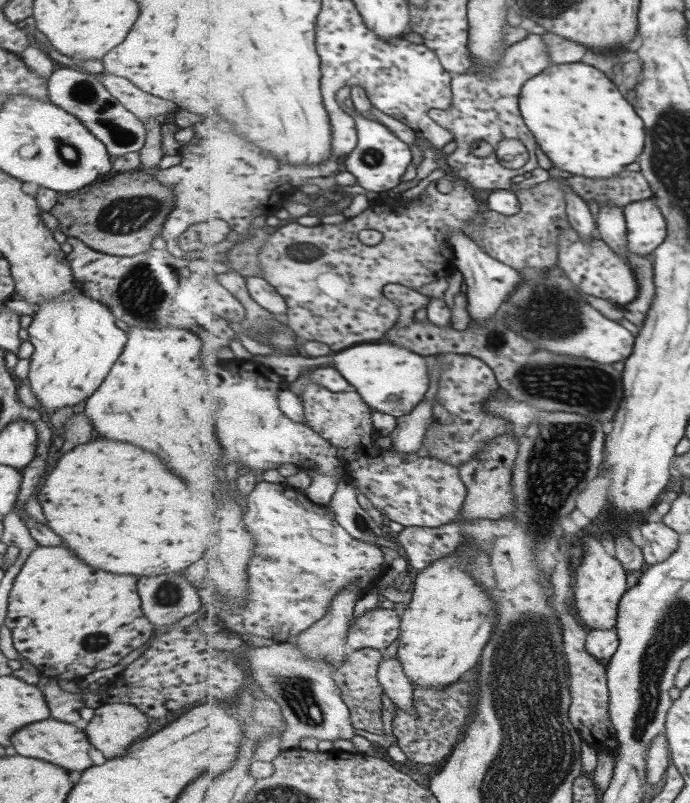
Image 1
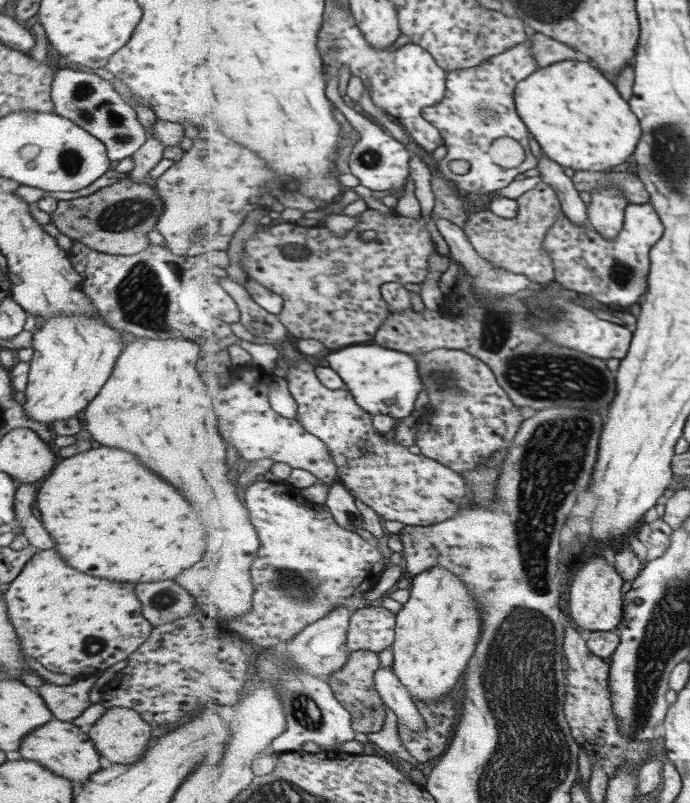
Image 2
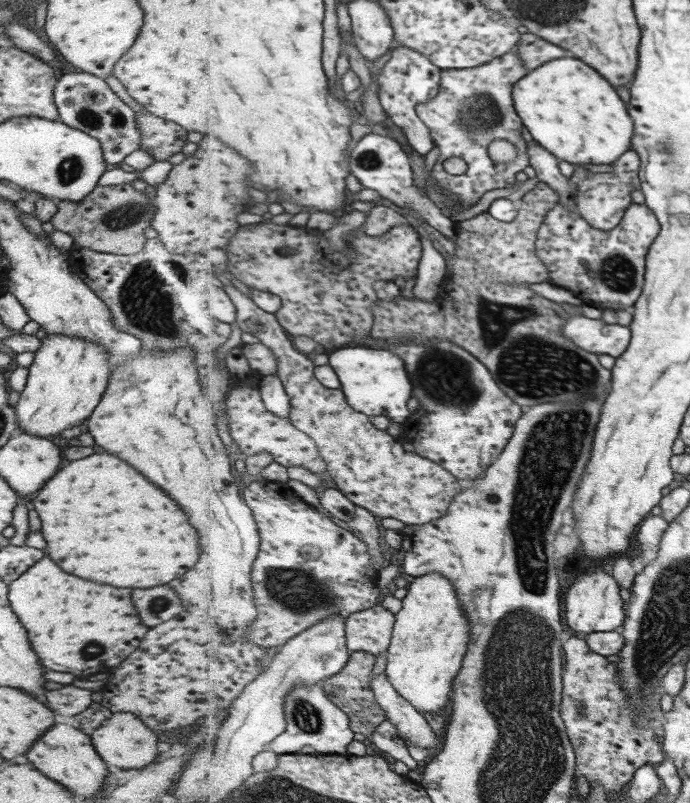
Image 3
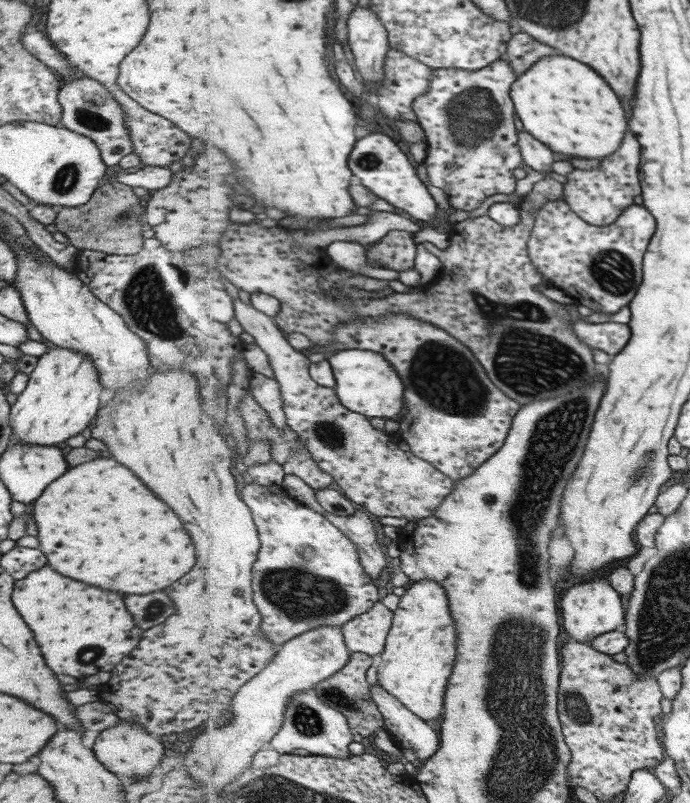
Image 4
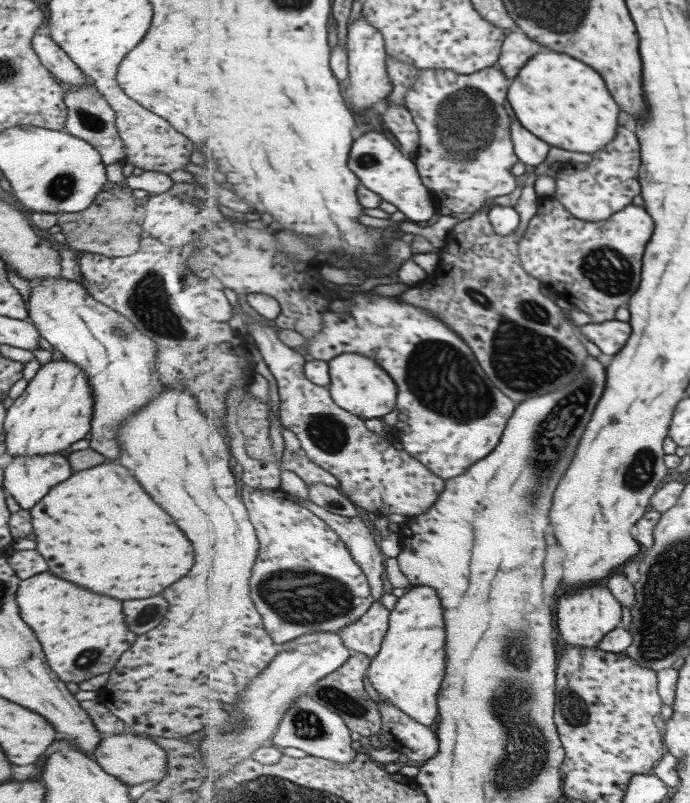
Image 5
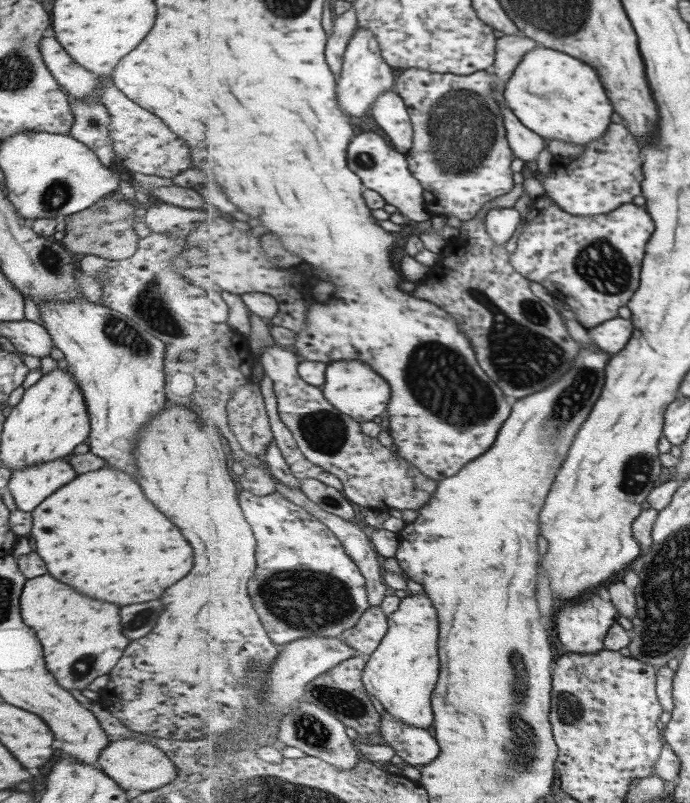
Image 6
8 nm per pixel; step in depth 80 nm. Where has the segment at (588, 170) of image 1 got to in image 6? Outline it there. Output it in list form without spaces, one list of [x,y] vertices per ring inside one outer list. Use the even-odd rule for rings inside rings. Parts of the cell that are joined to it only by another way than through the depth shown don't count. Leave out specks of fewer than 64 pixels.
[[[539,46],[527,53],[504,89],[504,100],[527,128],[547,140],[572,142],[585,148],[606,136],[611,126],[613,104],[590,64],[572,55]]]

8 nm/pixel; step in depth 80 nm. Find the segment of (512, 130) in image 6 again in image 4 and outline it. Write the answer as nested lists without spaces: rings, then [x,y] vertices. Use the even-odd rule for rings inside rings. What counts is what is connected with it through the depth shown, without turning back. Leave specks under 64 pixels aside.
[[[518,132],[520,134],[520,148],[524,156],[524,162],[537,172],[551,174],[555,164],[555,151],[537,140],[530,132]]]

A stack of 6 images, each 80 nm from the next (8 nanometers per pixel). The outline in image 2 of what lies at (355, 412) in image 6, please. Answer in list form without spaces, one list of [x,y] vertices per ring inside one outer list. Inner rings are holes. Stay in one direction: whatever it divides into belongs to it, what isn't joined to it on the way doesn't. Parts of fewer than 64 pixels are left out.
[[[349,346],[349,348],[338,349],[337,352],[324,353],[322,356],[317,356],[317,359],[326,360],[329,367],[339,373],[339,376],[346,382],[346,389],[350,394],[355,395],[355,402],[363,410],[367,410],[372,415],[386,414],[393,416],[397,420],[413,416],[415,402],[419,398],[417,394],[422,393],[424,380],[421,378],[418,362],[415,362],[416,358],[413,358],[412,354],[383,348],[383,346]]]

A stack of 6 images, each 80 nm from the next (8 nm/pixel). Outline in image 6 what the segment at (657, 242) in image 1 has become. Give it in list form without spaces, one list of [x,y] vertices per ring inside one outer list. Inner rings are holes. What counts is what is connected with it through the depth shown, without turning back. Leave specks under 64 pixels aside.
[[[544,196],[533,201],[521,228],[515,254],[511,256],[512,265],[555,294],[558,302],[568,304],[578,322],[588,330],[617,318],[619,308],[628,306],[640,288],[641,266],[656,224],[645,206],[629,203],[609,214],[577,216]],[[599,280],[601,284],[611,284],[611,290],[599,288]]]

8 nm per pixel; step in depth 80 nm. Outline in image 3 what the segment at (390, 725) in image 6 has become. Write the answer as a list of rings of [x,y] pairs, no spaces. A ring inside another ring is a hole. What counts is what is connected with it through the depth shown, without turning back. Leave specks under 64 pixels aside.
[[[387,674],[375,676],[372,680],[372,689],[403,740],[407,738],[426,749],[441,746],[443,742],[429,724],[427,717],[396,689],[392,681],[387,678]]]

